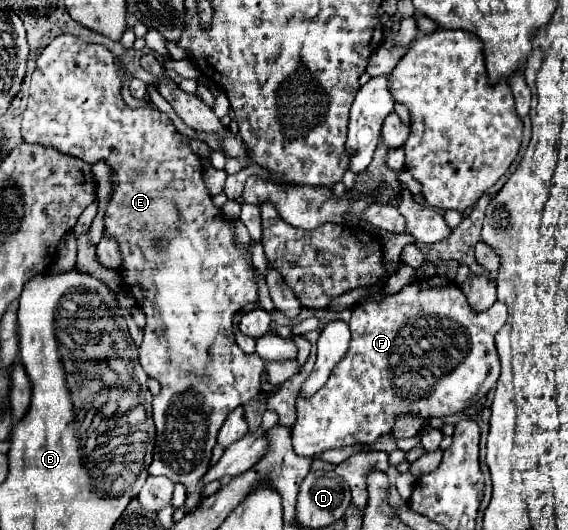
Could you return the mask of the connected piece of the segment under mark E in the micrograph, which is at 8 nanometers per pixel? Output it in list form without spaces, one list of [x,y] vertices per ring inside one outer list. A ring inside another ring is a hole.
[[[63,34],[57,36],[37,58],[35,64],[35,72],[31,76],[31,88],[29,88],[29,104],[27,110],[23,112],[23,124],[21,124],[21,132],[23,132],[23,140],[25,142],[37,142],[37,144],[45,144],[45,146],[53,146],[65,154],[71,154],[75,158],[81,158],[87,164],[97,164],[97,162],[105,162],[111,168],[111,182],[113,182],[113,194],[109,200],[109,206],[105,210],[105,236],[117,240],[119,244],[119,252],[121,252],[121,280],[123,280],[123,290],[129,292],[135,302],[141,306],[141,310],[147,316],[147,324],[143,328],[145,338],[143,344],[139,348],[139,364],[143,366],[143,370],[147,372],[149,378],[159,380],[161,384],[161,392],[159,396],[153,398],[153,420],[155,420],[155,428],[157,428],[157,436],[155,436],[155,452],[153,452],[153,462],[149,466],[149,474],[151,476],[167,476],[173,482],[179,482],[185,486],[187,492],[187,500],[185,500],[185,508],[187,512],[193,512],[199,502],[203,502],[203,482],[201,482],[201,474],[205,474],[205,470],[209,470],[209,460],[213,454],[213,448],[217,444],[217,434],[225,422],[225,418],[229,416],[229,412],[237,406],[243,406],[245,402],[249,402],[251,398],[255,398],[259,394],[259,378],[261,372],[265,370],[265,362],[257,356],[257,354],[245,354],[237,342],[235,342],[235,334],[233,334],[233,316],[237,310],[241,310],[241,306],[245,304],[257,304],[259,296],[257,296],[257,276],[253,274],[253,262],[251,262],[251,250],[243,250],[241,246],[237,246],[235,242],[235,220],[229,220],[223,216],[223,212],[219,208],[215,208],[215,204],[211,202],[211,194],[207,190],[207,184],[203,182],[203,166],[201,166],[201,158],[195,156],[189,148],[189,138],[181,136],[177,132],[177,128],[173,126],[171,118],[163,112],[159,112],[157,108],[151,108],[151,102],[147,102],[143,108],[129,108],[121,96],[121,78],[115,66],[115,56],[111,54],[111,50],[103,44],[87,44],[81,38],[73,36],[73,34]]]

